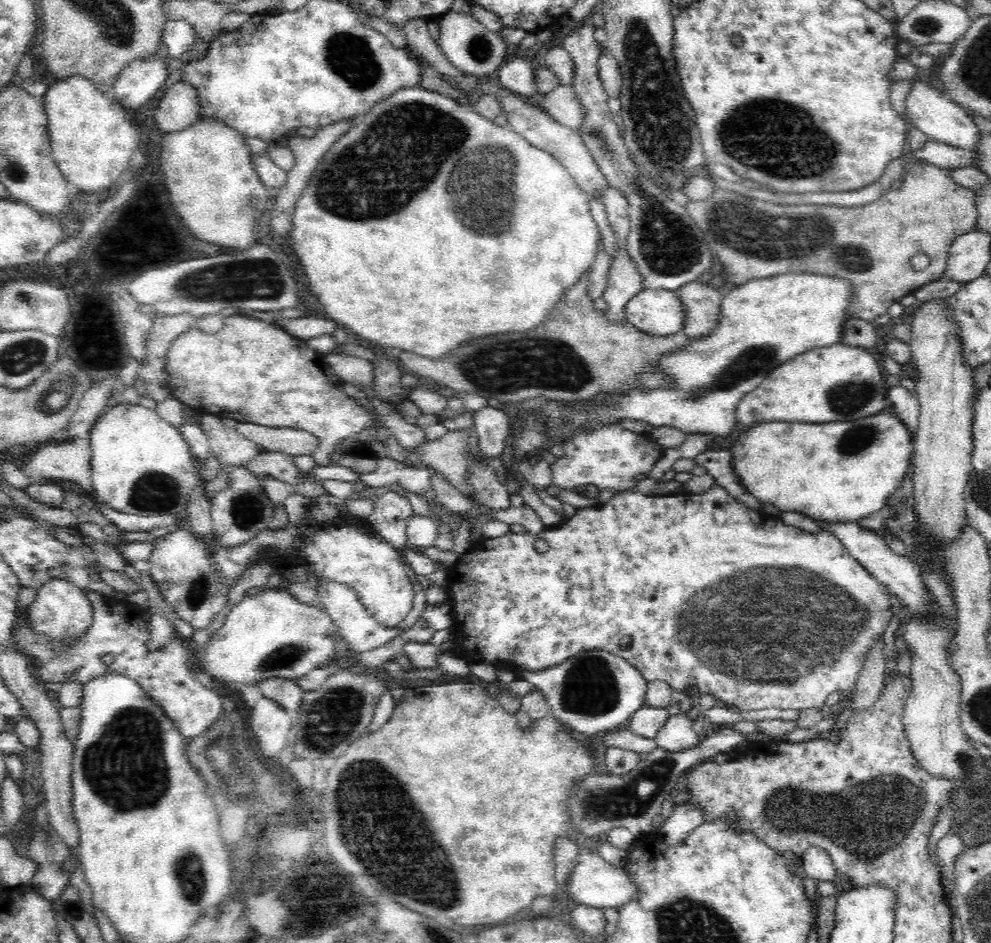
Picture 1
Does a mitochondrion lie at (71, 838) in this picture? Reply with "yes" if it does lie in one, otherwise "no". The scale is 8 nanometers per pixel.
no

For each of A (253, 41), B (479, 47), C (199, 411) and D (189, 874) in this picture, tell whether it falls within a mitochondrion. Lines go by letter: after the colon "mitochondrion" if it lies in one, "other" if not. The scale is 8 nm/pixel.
A: other
B: mitochondrion
C: other
D: mitochondrion

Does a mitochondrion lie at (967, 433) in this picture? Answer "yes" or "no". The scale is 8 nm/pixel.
no

